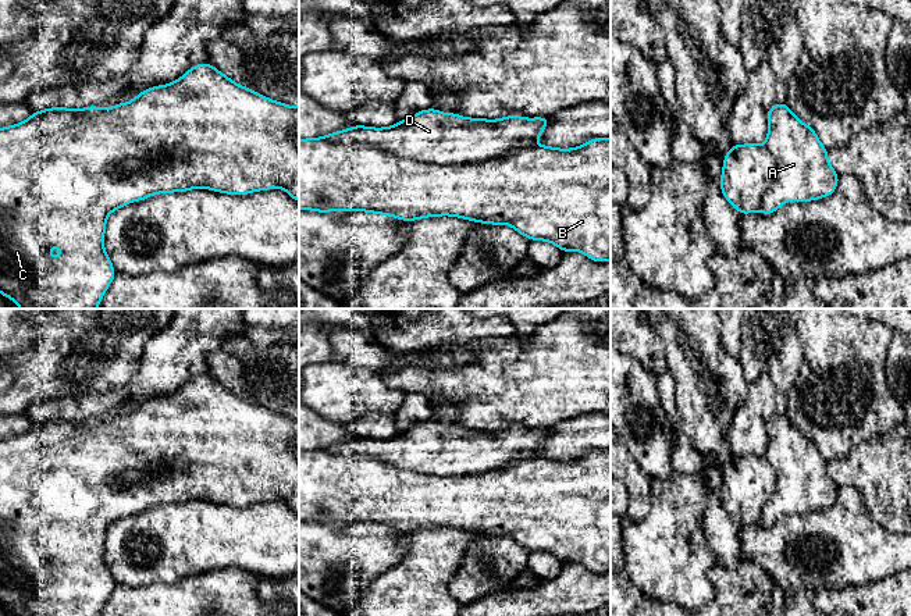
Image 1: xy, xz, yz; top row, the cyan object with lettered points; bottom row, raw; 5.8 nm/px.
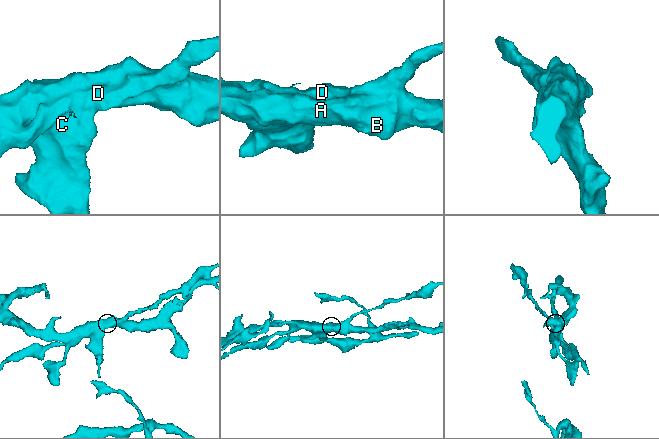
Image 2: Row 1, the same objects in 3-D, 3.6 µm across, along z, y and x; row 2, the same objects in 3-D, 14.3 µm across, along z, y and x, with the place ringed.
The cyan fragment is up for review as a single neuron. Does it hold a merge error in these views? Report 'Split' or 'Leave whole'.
Split

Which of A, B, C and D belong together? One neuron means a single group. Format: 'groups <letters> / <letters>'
groups A B C / D

